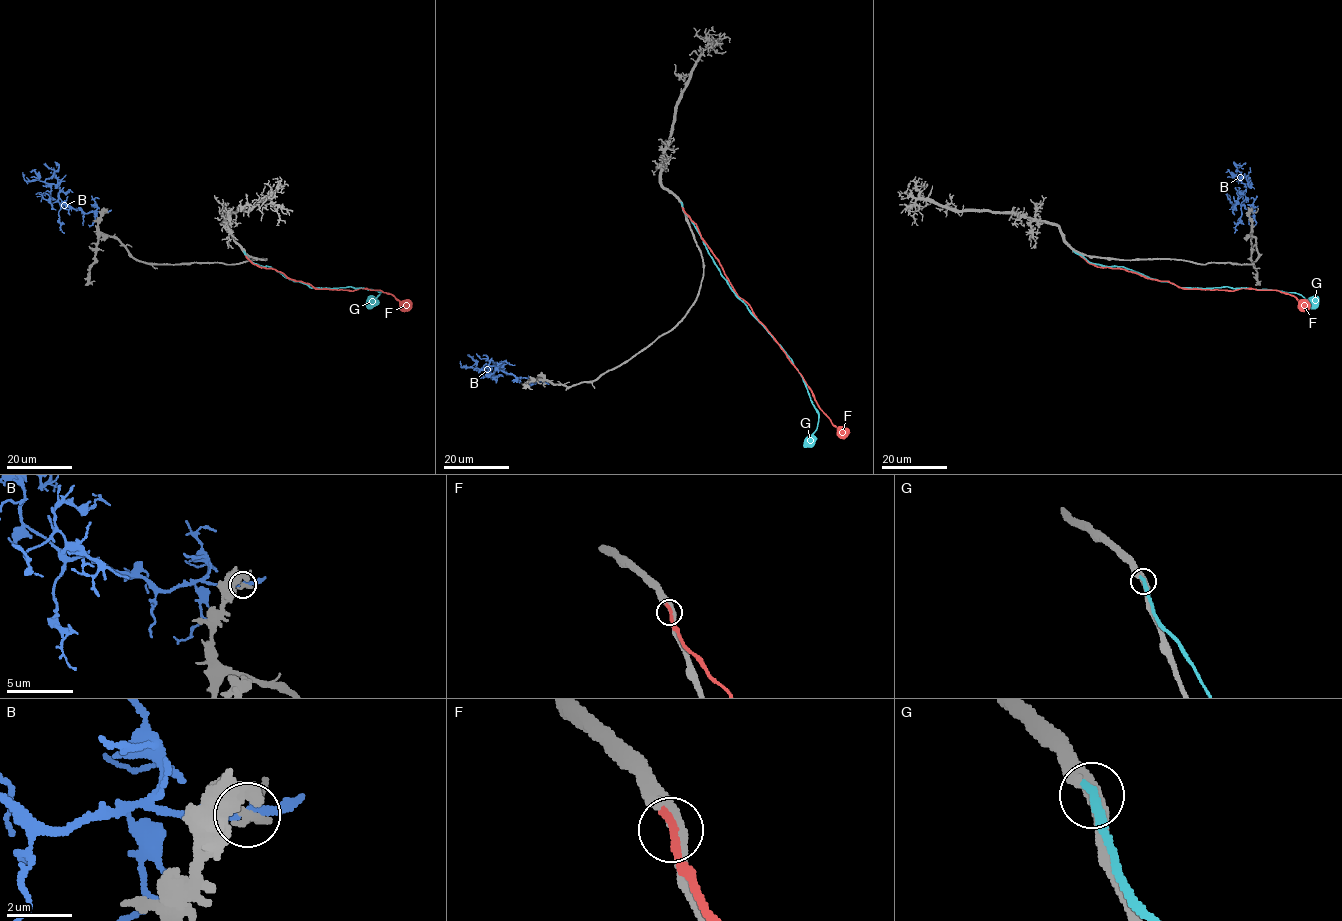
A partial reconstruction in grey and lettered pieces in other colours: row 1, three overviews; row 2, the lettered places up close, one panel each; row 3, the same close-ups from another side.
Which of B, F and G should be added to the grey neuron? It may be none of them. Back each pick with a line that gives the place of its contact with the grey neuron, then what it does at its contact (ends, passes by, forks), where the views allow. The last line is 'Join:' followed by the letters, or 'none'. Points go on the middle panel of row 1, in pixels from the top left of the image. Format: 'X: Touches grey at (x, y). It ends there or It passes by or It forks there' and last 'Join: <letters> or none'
G: Touches grey at (681, 203). It ends there
Join: G

